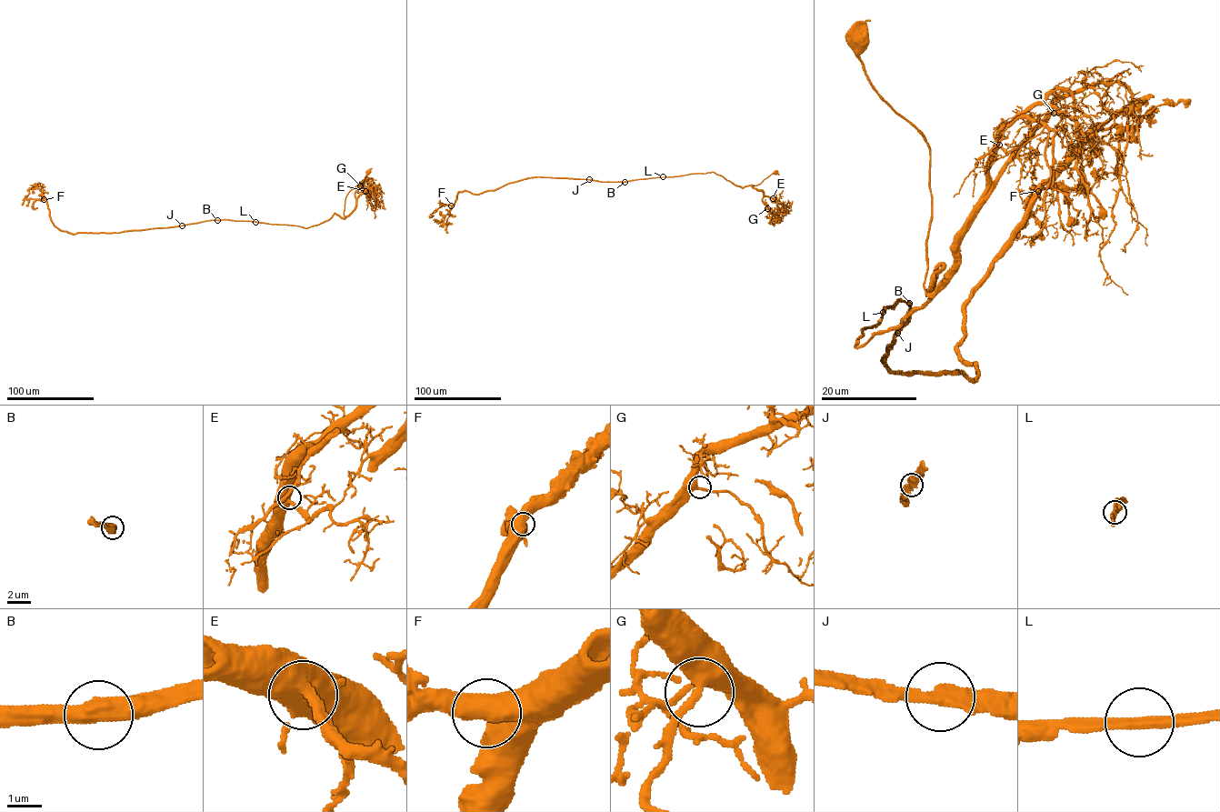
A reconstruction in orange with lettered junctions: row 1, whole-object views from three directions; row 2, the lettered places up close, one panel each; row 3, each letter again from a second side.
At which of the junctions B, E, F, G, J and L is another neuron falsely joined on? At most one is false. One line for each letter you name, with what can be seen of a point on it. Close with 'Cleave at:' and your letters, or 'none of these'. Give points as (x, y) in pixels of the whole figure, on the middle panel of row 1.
Cleave at: none of these

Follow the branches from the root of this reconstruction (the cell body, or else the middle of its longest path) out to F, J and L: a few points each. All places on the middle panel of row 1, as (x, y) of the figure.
F: (775, 172), (756, 185), (743, 187), (714, 172), (624, 182), (532, 177), (478, 194), (459, 192), (451, 205)
J: (775, 172), (756, 185), (743, 187), (714, 172), (624, 182), (589, 179)
L: (775, 172), (756, 185), (743, 187), (714, 172), (663, 177)

